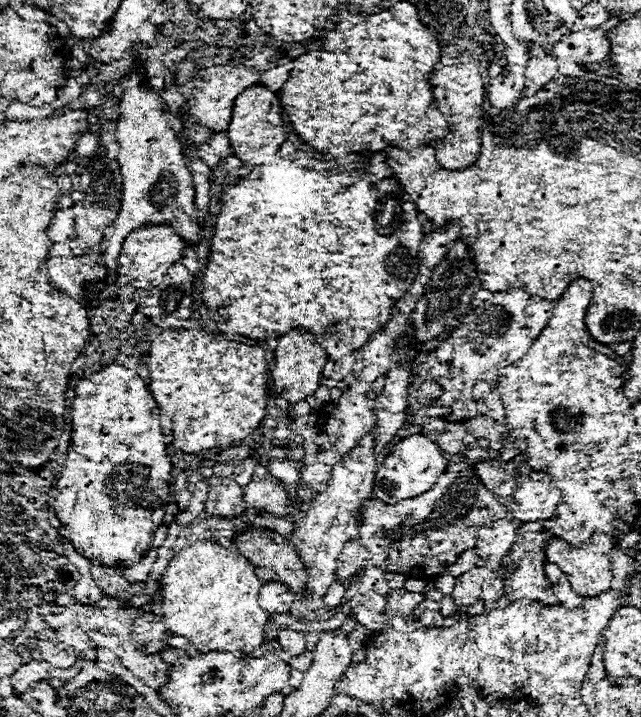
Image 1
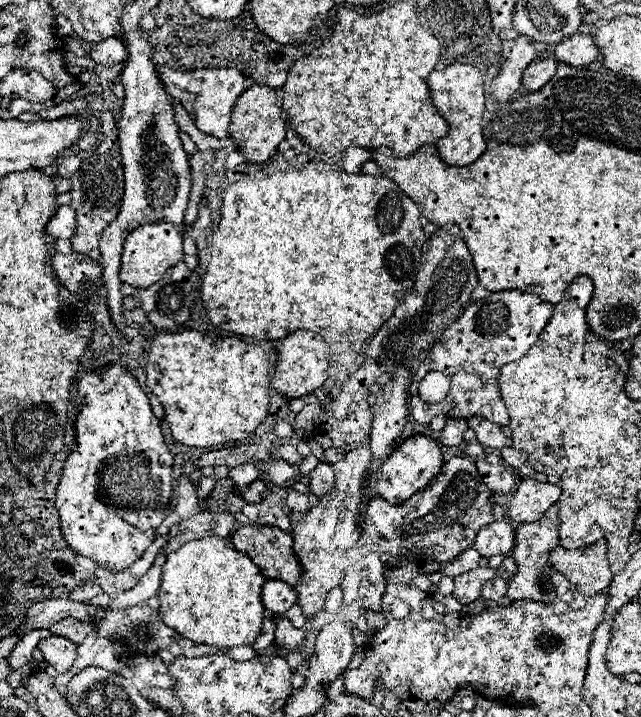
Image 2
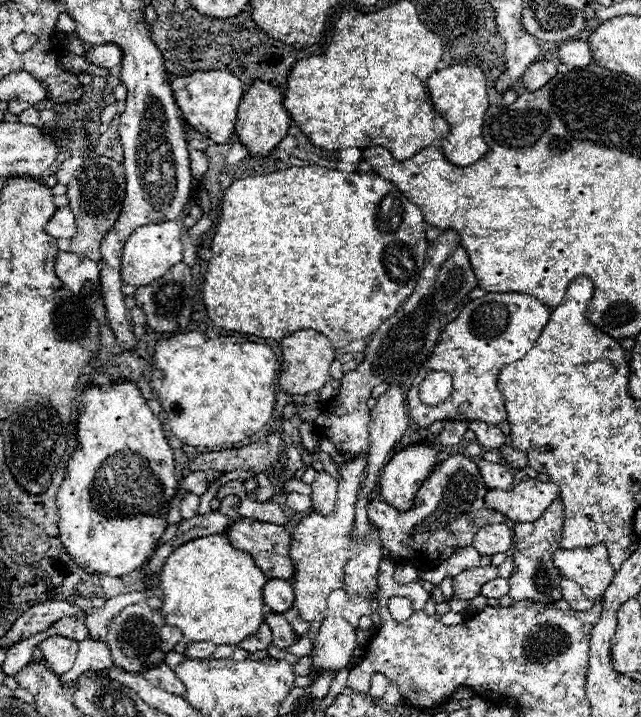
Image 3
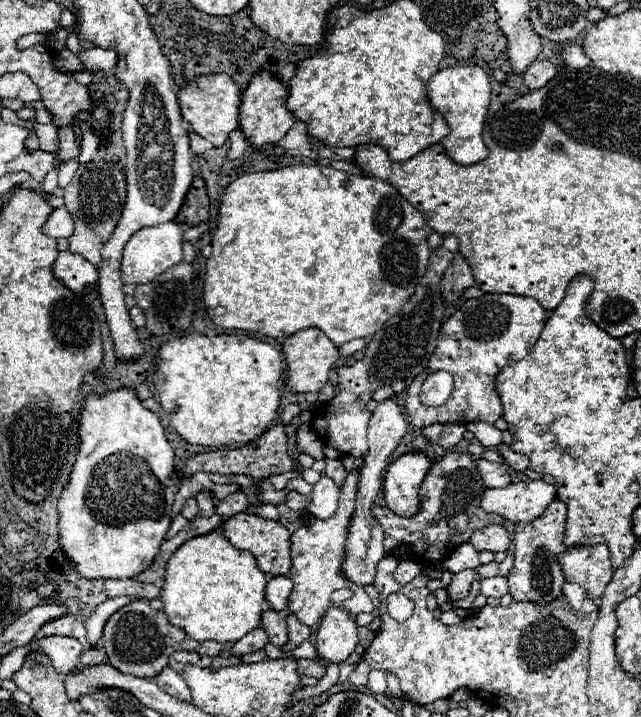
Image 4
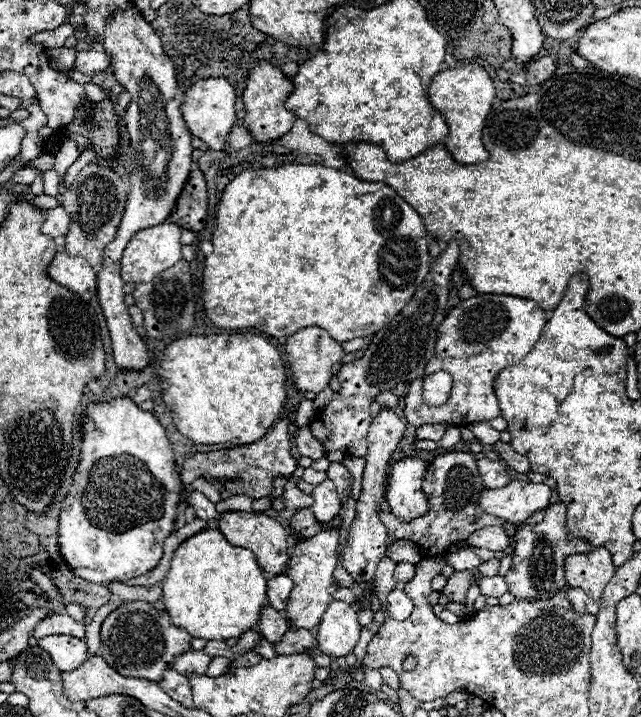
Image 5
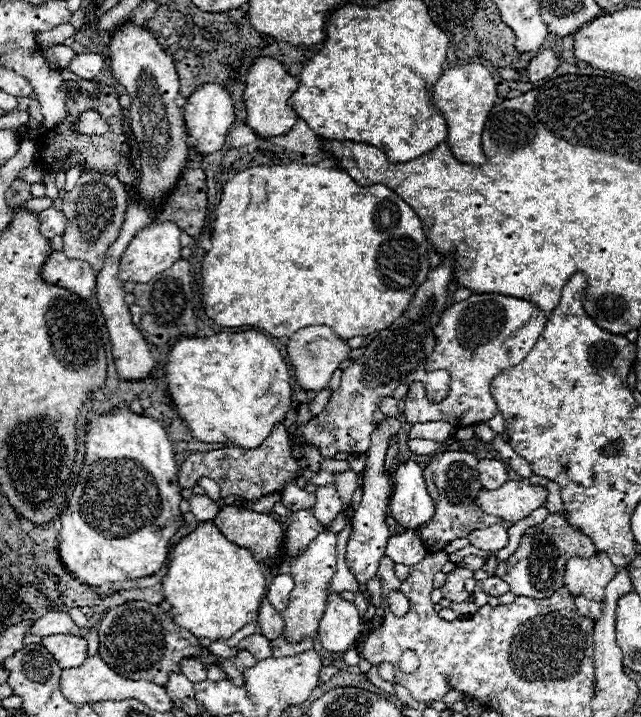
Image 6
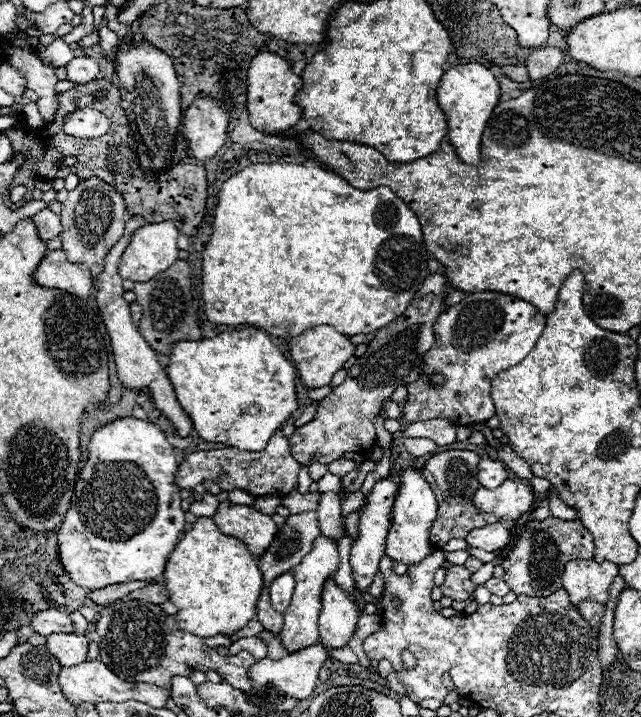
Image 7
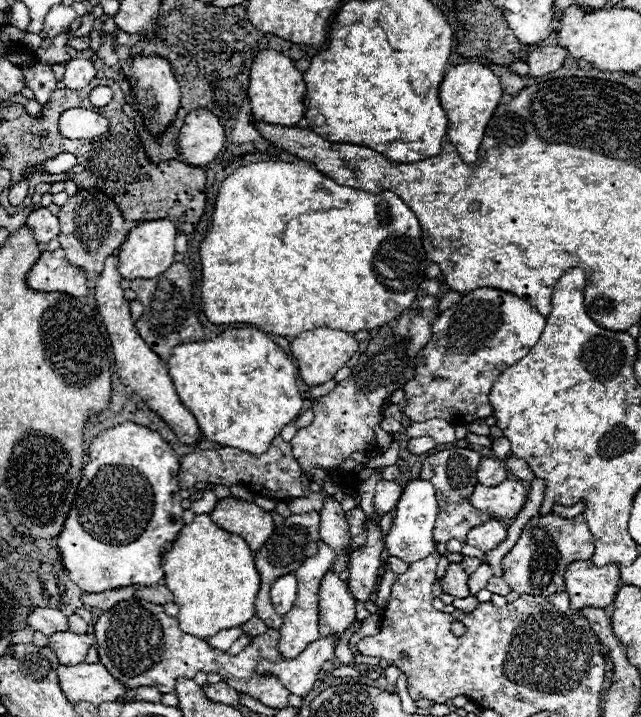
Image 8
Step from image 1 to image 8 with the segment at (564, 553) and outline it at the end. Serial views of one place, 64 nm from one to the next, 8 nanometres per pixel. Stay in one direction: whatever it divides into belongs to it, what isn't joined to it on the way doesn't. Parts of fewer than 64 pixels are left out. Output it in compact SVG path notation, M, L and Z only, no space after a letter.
M578 560L566 568L564 584L566 592L570 594L570 606L580 610L584 606L608 608L614 604L614 596L622 580L618 564L598 568L590 560Z

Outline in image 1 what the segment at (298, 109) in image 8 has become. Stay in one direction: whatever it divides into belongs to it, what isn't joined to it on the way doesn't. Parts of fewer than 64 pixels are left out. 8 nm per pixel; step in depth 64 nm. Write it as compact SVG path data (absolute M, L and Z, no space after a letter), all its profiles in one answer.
M250 86L246 88L246 92L240 92L232 108L232 120L226 128L226 136L232 144L234 156L238 156L244 164L250 166L268 164L286 140L286 128L284 128L278 96L266 90L264 86Z

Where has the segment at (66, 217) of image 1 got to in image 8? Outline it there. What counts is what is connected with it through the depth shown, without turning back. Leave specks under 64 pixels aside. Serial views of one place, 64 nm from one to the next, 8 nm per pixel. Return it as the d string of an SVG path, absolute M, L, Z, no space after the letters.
M40 208L36 212L32 212L26 218L26 224L30 230L34 230L34 238L40 244L46 244L50 240L54 240L60 232L60 220L58 216L54 216L48 208Z

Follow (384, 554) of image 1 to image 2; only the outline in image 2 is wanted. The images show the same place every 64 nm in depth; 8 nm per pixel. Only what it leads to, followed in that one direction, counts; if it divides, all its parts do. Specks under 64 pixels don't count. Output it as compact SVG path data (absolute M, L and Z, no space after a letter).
M450 458L442 464L442 472L426 492L416 492L404 504L388 504L372 498L366 504L362 538L370 544L388 568L412 568L416 574L432 574L442 570L454 556L472 548L480 528L504 518L504 510L490 502L492 492L482 482L470 458Z

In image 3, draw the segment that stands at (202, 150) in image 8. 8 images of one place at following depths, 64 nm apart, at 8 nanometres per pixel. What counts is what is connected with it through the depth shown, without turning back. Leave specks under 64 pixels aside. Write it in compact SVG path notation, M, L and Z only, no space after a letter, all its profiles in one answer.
M210 70L210 72L192 72L188 76L178 76L170 82L172 92L178 94L178 108L184 116L184 120L200 134L210 138L214 144L226 144L230 136L234 134L234 120L236 120L236 108L240 104L242 84L240 80L226 72L226 70Z

